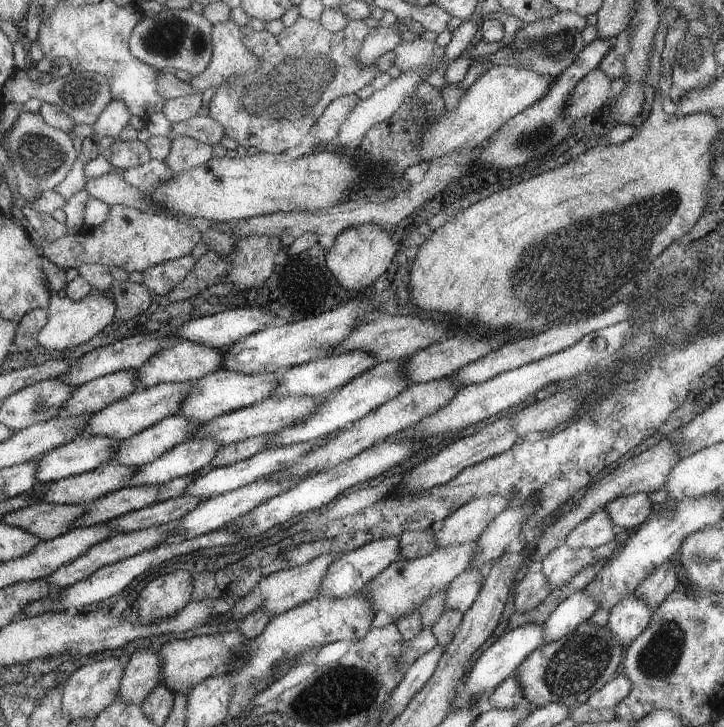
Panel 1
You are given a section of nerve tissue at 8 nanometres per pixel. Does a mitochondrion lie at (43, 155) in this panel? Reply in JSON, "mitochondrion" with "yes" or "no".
{"mitochondrion":"yes"}

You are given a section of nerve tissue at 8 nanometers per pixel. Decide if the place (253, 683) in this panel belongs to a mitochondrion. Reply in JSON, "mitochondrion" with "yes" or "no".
{"mitochondrion":"yes"}

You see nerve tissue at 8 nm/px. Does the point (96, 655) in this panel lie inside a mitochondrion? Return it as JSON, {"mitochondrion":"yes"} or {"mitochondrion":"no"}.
{"mitochondrion":"no"}

